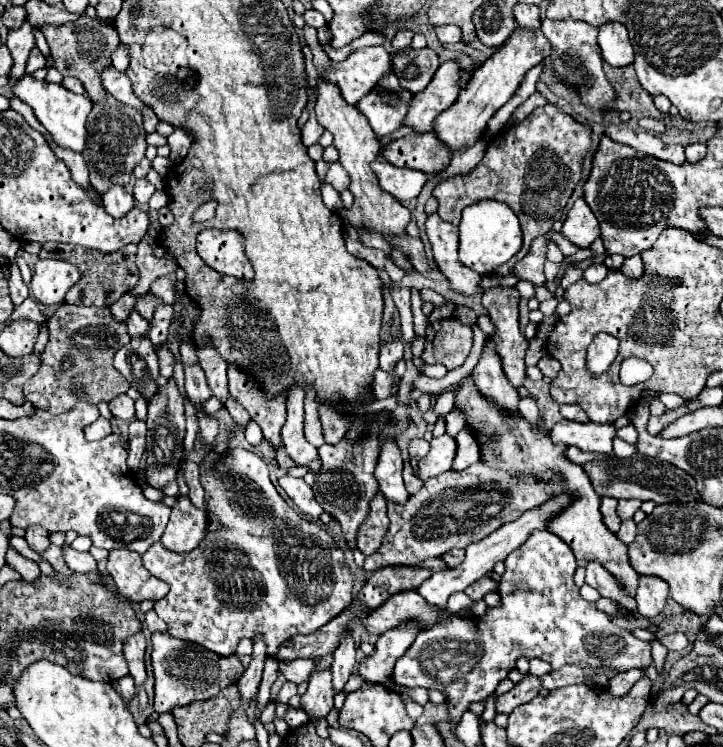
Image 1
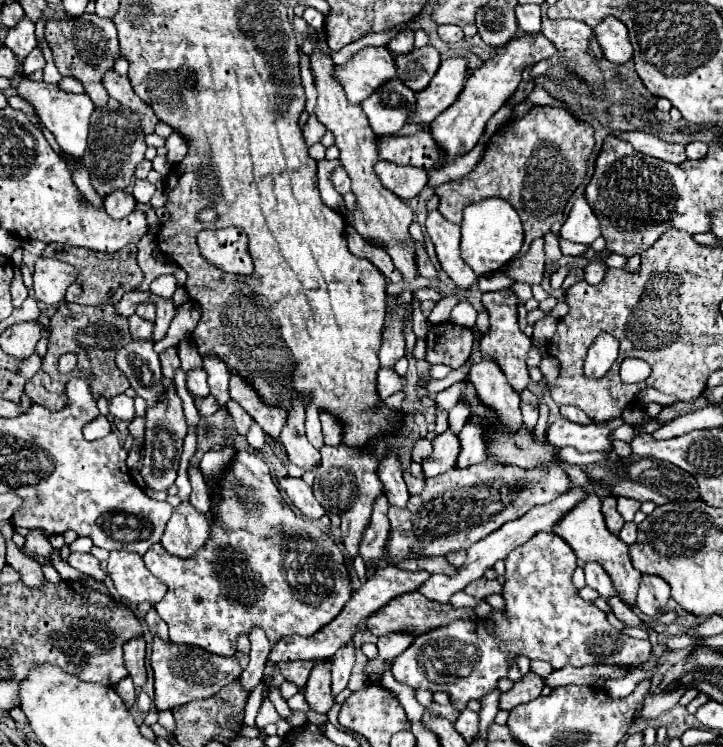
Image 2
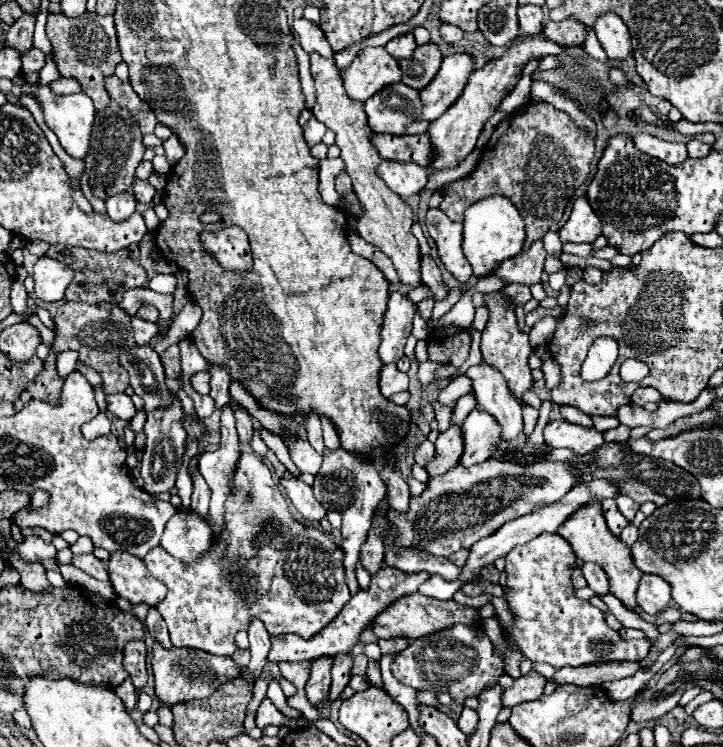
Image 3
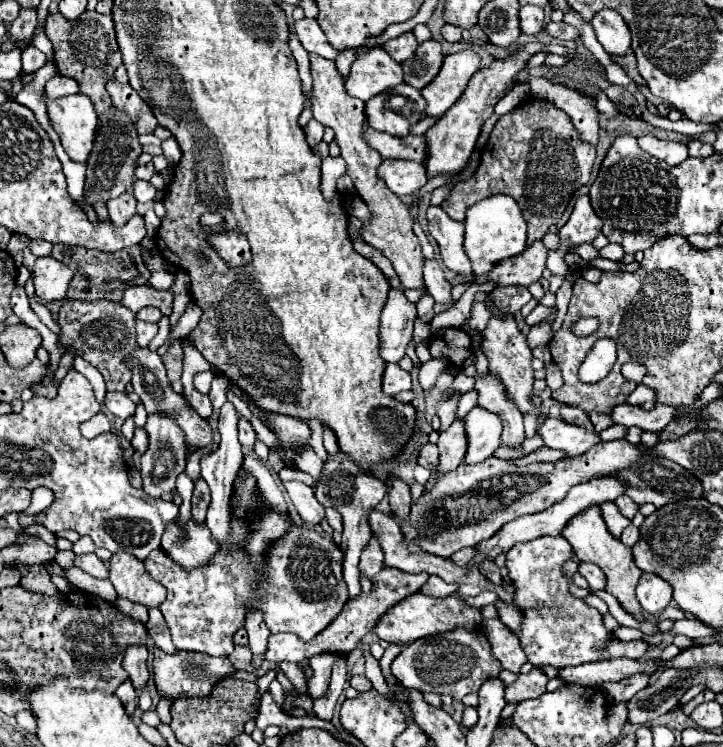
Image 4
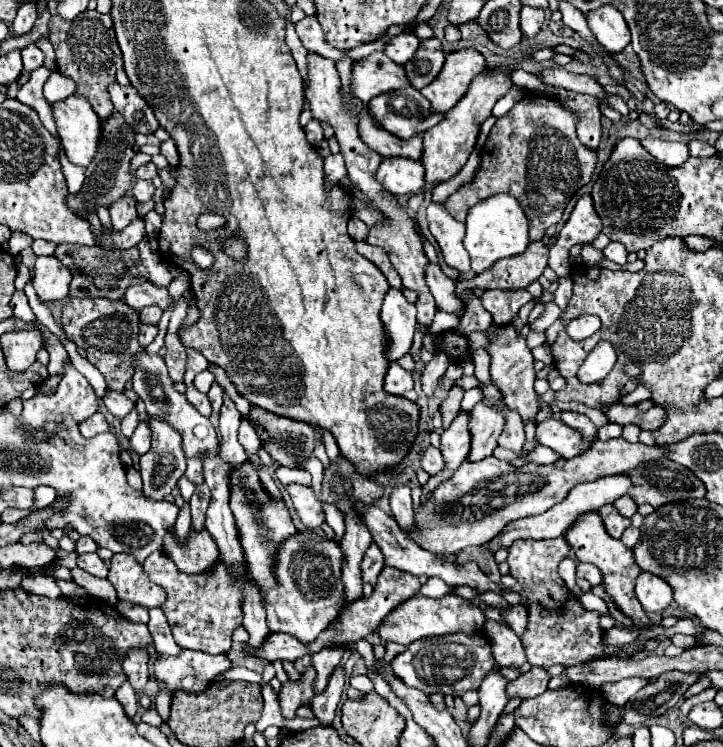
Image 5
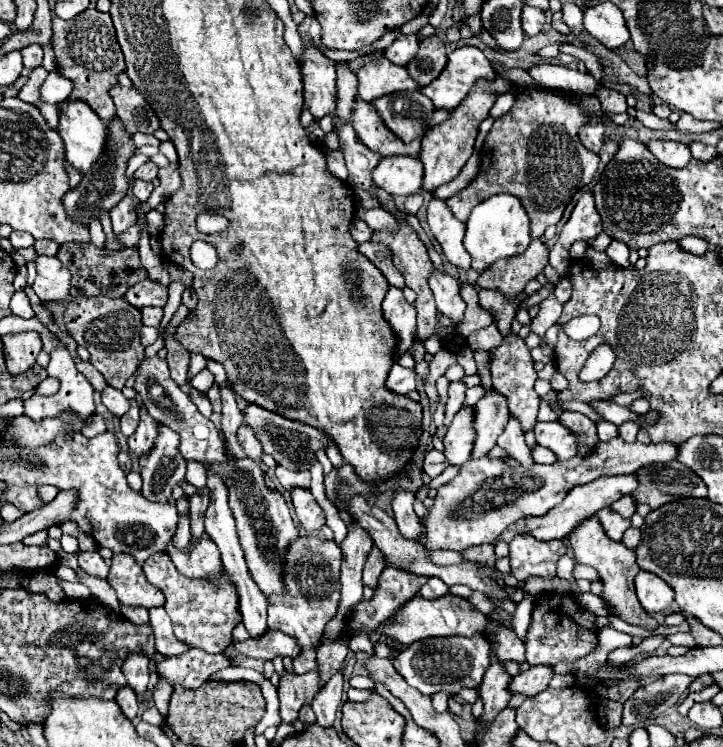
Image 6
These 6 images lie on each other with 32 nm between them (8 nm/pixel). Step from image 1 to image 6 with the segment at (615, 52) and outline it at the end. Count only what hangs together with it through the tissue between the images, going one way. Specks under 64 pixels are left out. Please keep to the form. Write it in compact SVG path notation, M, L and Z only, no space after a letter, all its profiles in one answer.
M602 2L584 12L586 30L610 50L622 48L630 40L624 16L612 2Z

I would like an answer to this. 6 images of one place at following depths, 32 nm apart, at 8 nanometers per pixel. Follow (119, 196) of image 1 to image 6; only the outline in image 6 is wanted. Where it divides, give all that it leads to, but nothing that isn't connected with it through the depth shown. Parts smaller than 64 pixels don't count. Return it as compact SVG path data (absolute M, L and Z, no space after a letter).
M126 196L124 200L120 200L120 204L116 204L116 208L112 208L110 218L112 218L114 234L122 234L126 228L130 228L138 220L136 206L134 206L132 198Z

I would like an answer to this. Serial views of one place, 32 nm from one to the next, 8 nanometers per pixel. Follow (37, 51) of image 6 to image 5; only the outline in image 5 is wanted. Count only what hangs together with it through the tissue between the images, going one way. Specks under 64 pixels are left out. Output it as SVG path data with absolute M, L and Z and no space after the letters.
M28 44L22 50L22 62L24 62L24 70L34 72L36 68L44 66L44 54L42 54L42 50L36 44Z

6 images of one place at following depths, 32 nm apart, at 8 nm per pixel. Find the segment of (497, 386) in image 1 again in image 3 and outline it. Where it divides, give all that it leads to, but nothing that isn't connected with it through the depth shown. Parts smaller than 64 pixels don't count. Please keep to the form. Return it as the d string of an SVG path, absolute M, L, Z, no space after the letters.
M490 364L472 366L466 376L472 380L478 406L496 416L504 440L514 440L522 432L522 406L516 396L512 396L508 384L504 384L504 376Z

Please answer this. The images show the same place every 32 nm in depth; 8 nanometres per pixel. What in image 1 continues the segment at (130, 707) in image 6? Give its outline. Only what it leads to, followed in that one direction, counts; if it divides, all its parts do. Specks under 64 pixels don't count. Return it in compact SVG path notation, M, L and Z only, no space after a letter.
M122 676L120 680L114 682L114 688L122 696L122 700L126 700L126 702L130 702L134 698L134 694L136 694L136 686L134 686L132 676Z

